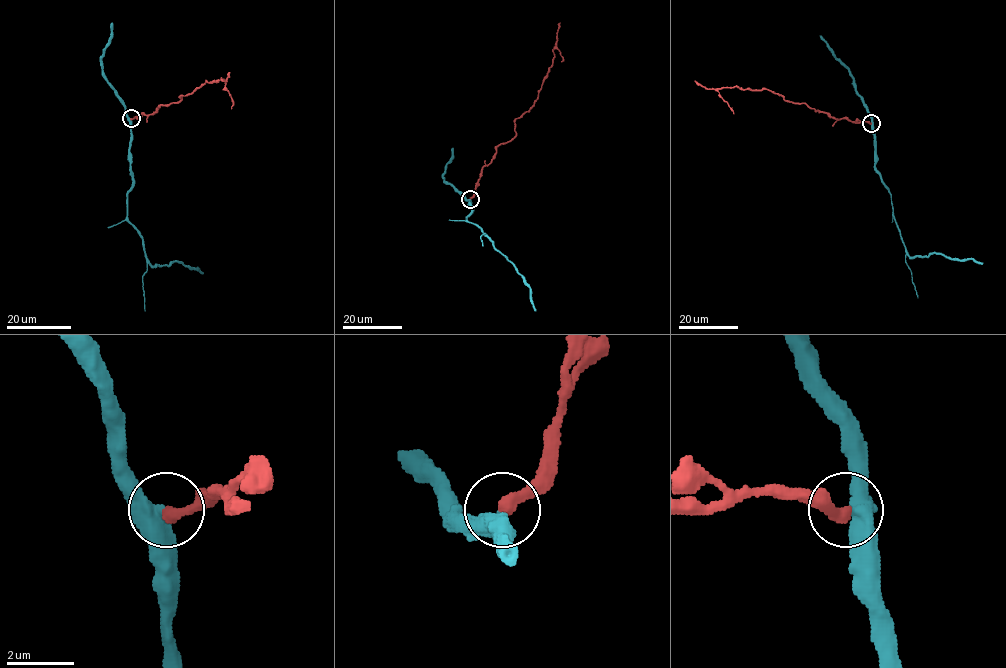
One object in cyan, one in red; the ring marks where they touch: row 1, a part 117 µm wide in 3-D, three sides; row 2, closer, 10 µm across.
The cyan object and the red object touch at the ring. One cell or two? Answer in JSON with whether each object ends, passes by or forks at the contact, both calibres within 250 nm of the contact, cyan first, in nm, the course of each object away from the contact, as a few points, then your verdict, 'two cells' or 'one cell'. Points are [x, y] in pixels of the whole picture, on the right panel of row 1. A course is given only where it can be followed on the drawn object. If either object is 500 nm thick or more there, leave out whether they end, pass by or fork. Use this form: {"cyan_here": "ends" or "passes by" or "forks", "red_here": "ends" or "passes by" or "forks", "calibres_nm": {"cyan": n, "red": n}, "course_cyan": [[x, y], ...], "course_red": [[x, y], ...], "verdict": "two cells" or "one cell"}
{"cyan_here": "passes by", "red_here": "ends", "calibres_nm": {"cyan": 400, "red": 360}, "course_cyan": [[870, 122], [875, 170], [890, 195], [906, 252], [912, 257], [938, 253], [982, 264]], "course_red": [[870, 122], [834, 118], [803, 103], [786, 101], [770, 90], [736, 86], [716, 89], [733, 114]], "verdict": "two cells"}

